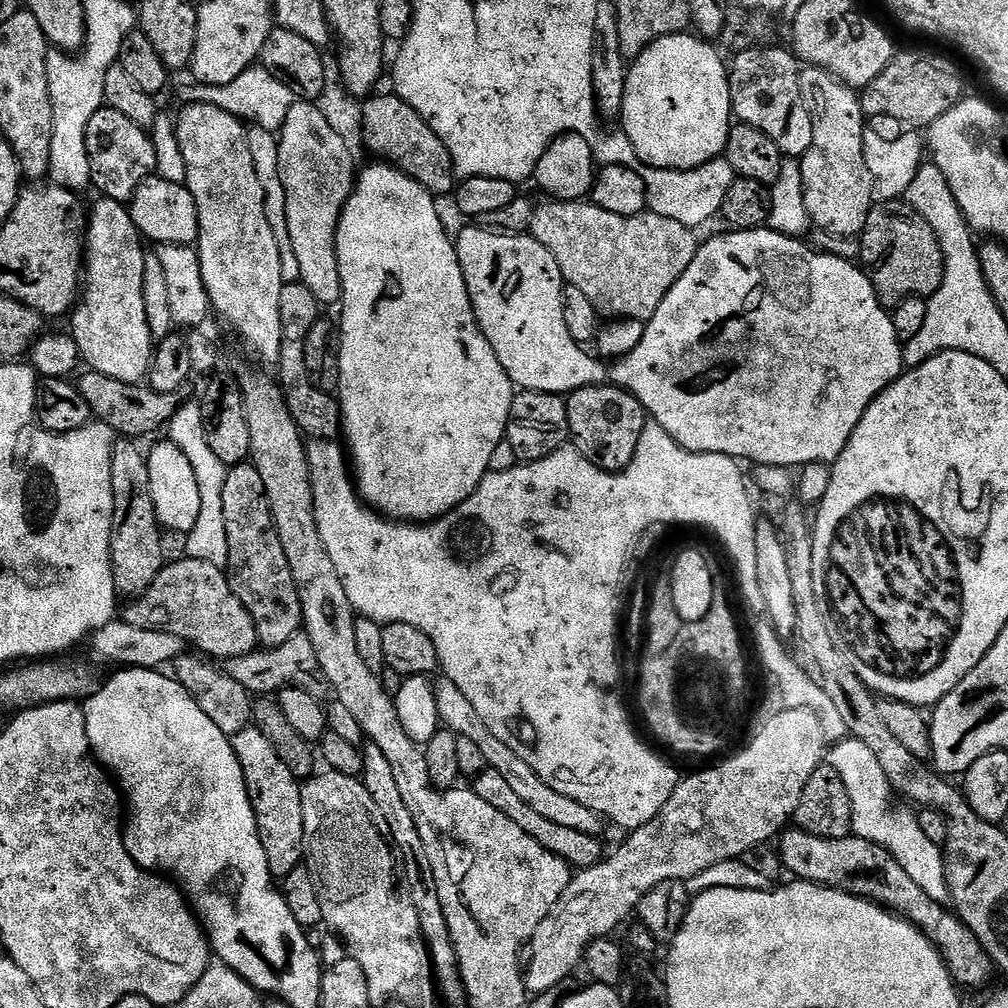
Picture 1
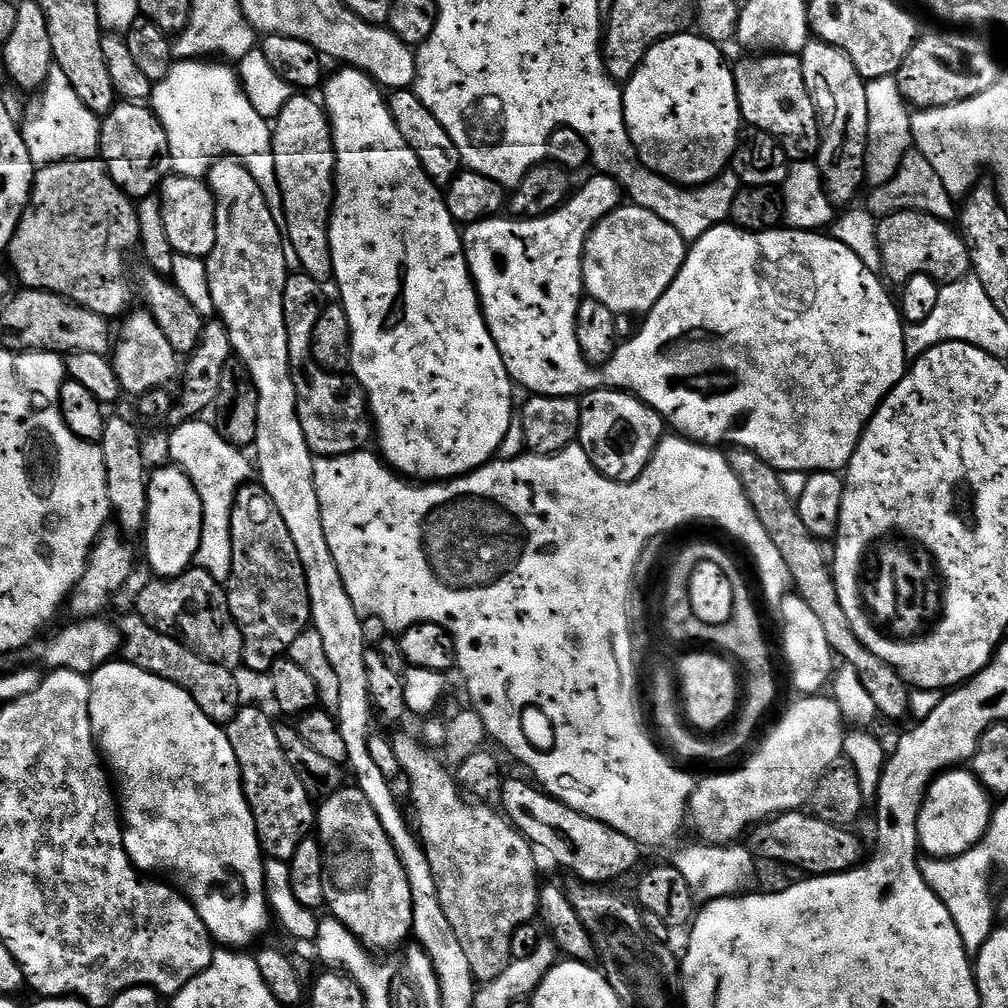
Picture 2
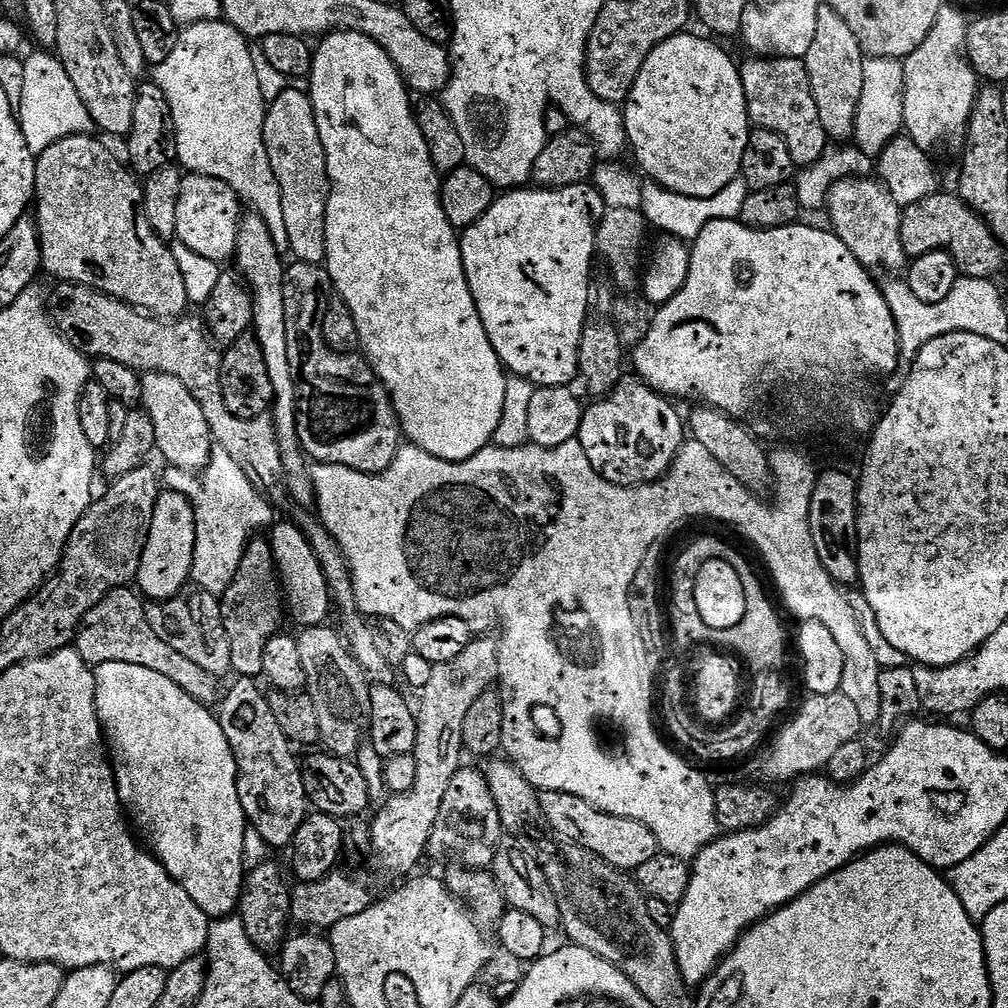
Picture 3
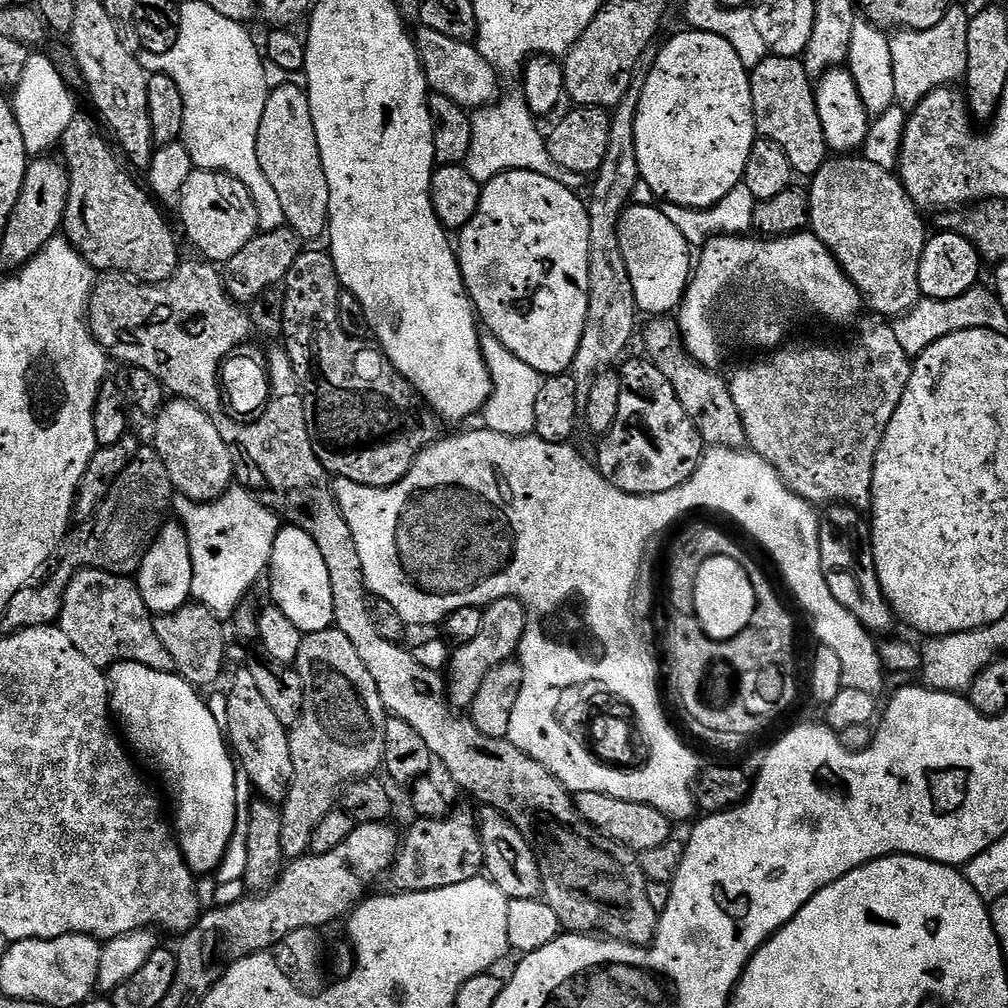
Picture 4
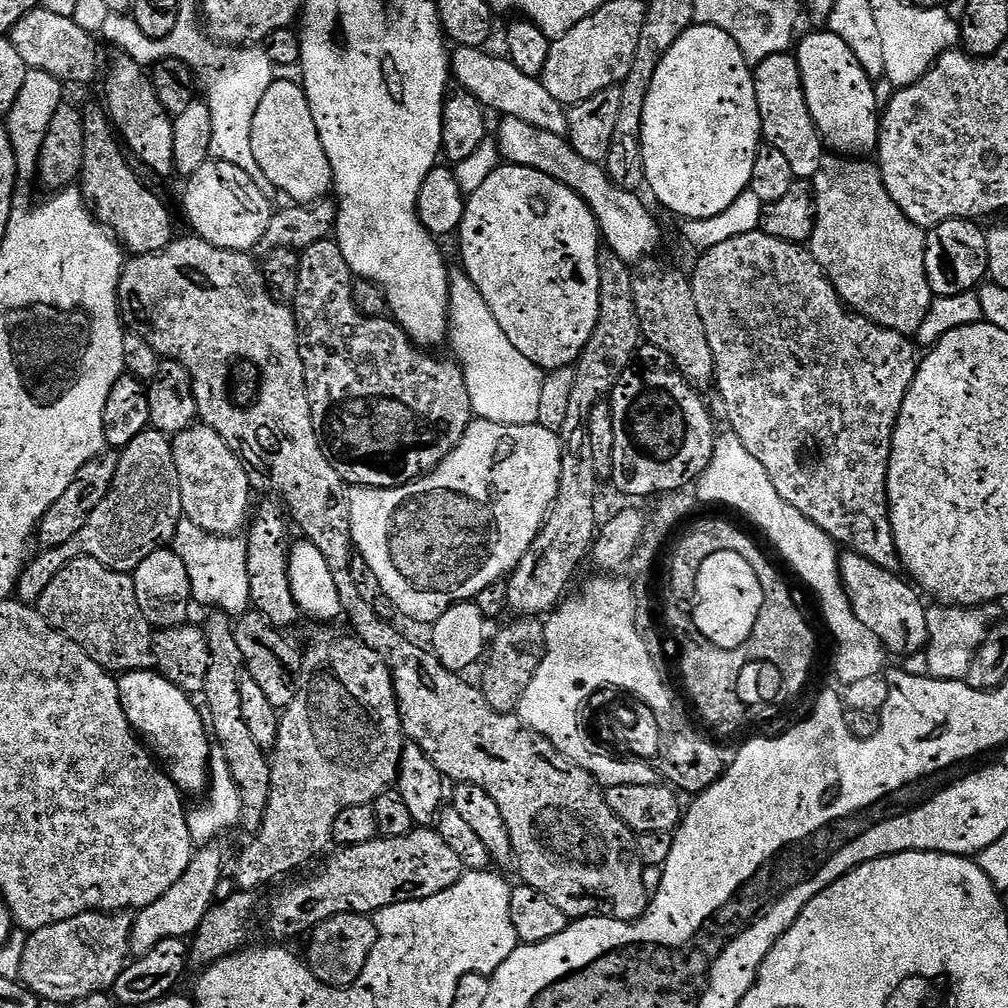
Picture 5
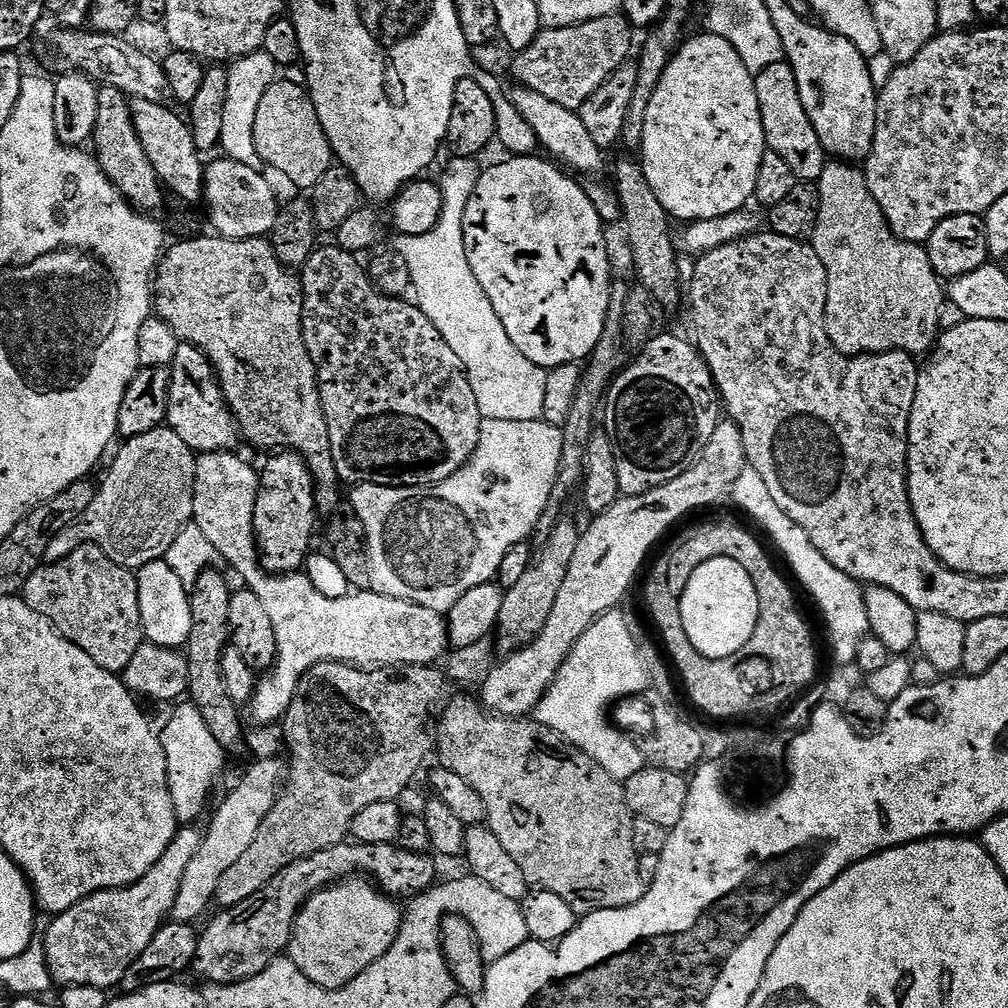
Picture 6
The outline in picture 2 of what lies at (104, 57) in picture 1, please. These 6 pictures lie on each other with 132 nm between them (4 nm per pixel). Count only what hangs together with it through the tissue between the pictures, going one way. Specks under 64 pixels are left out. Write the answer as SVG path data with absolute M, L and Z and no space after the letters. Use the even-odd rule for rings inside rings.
M55 66L50 70L39 93L40 101L28 108L28 121L23 121L22 131L26 150L30 150L32 163L37 166L57 164L63 160L95 160L100 155L100 122L78 98L70 78ZM41 95L41 96L40 96Z

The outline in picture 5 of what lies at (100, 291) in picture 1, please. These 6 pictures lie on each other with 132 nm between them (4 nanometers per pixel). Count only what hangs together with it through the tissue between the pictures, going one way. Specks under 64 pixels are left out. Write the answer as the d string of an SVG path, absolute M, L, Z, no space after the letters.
M197 422L191 428L175 433L171 442L174 466L178 466L178 482L182 486L183 519L194 522L194 526L215 536L232 536L239 533L236 531L245 527L246 517L249 515L248 495L253 495L254 492L242 462L230 450L230 446L226 446L224 439L203 422Z

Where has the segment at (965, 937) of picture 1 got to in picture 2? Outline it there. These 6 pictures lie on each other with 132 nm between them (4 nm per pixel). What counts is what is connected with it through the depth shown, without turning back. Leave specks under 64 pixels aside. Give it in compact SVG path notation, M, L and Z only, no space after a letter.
M808 810L781 812L771 820L763 821L751 829L746 836L746 847L753 857L773 860L776 864L789 864L801 868L801 873L812 876L832 876L835 872L846 872L865 859L864 844L847 827L832 825L819 820Z

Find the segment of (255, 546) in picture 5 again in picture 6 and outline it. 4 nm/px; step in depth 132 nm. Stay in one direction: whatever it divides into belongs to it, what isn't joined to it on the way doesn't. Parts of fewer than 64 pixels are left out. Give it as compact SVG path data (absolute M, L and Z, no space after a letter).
M287 450L277 451L259 469L260 485L258 498L254 502L254 518L252 519L252 534L256 538L256 553L260 555L260 566L265 572L277 576L287 576L290 572L301 571L310 555L308 547L312 544L312 535L316 532L316 493L313 481L310 479L308 463L304 457Z

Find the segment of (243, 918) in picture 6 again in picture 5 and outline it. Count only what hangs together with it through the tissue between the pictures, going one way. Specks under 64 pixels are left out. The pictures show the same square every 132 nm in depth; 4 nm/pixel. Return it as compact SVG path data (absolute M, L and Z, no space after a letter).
M416 826L401 837L386 836L370 842L362 842L362 846L336 850L336 853L309 880L298 881L293 888L286 889L281 896L276 896L269 902L268 928L276 939L273 941L292 942L288 940L311 933L319 924L338 914L356 912L359 916L368 916L386 906L394 906L398 902L434 898L434 894L442 894L442 890L450 890L450 886L454 886L454 882L458 882L465 871L462 858L454 854L453 848L438 833L428 826Z

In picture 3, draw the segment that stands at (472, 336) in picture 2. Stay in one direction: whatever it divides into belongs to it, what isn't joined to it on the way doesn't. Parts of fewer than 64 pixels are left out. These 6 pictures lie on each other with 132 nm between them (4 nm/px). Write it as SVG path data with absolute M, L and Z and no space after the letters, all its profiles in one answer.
M329 32L319 41L319 44L315 49L312 58L312 75L310 77L312 88L310 87L310 95L312 98L312 105L314 106L314 118L318 122L318 134L322 138L322 146L324 147L326 162L328 163L330 191L328 194L328 205L326 206L326 254L324 255L324 258L328 273L332 279L332 286L338 293L339 299L344 300L346 306L350 306L350 314L354 314L354 322L358 322L360 348L362 349L363 355L367 357L372 367L375 368L377 378L383 382L384 388L388 392L389 398L392 400L394 410L400 419L401 433L406 437L407 443L418 446L422 450L426 450L426 454L434 454L434 458L442 458L443 460L449 460L450 462L457 464L466 458L470 458L474 454L478 454L482 449L489 447L489 445L495 441L498 422L502 422L502 410L506 406L506 386L508 385L509 377L506 375L506 369L504 365L501 364L498 354L494 350L494 346L490 342L490 338L482 326L482 318L476 309L476 303L474 302L472 291L468 285L468 279L464 273L464 263L462 262L462 254L460 253L460 236L458 235L457 229L453 228L452 223L446 218L446 210L442 210L442 202L440 201L442 176L441 173L436 171L434 162L430 158L428 143L416 121L414 115L414 100L412 104L411 98L413 99L413 97L410 95L408 85L404 83L404 75L400 73L398 66L394 66L390 54L386 54L386 50L382 50L382 46L378 46L378 42L366 38L366 34L358 34L357 32Z

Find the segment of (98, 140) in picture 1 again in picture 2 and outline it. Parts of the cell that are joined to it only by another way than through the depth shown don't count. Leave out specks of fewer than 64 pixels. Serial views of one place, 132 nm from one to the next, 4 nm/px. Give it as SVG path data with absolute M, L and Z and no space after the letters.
M118 102L100 122L100 155L110 178L133 201L153 195L165 176L172 172L170 142L159 115L144 102Z

